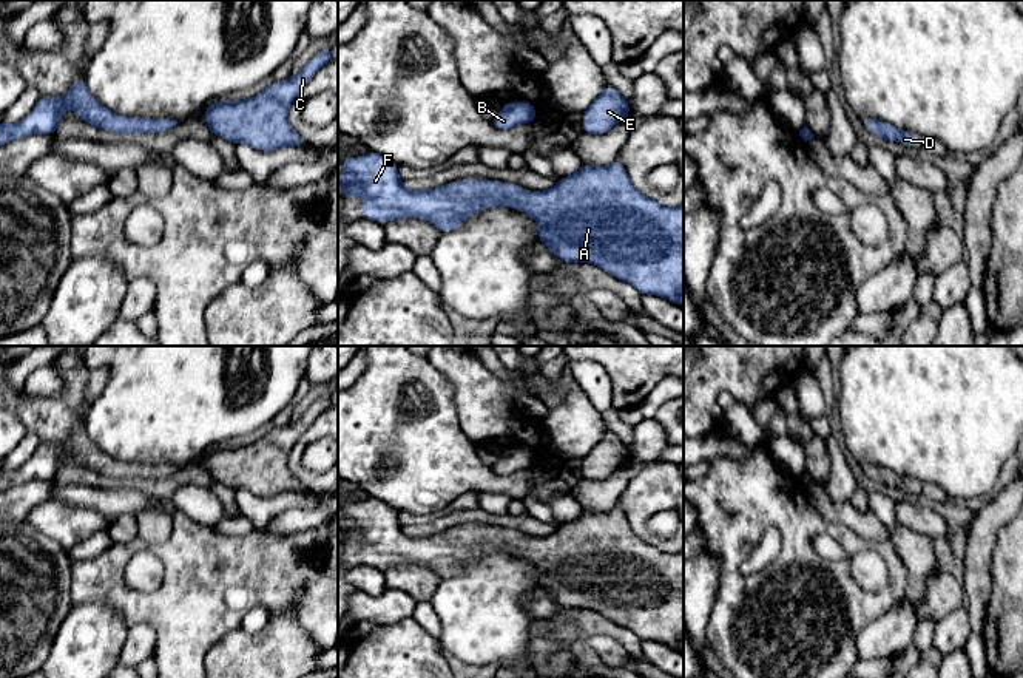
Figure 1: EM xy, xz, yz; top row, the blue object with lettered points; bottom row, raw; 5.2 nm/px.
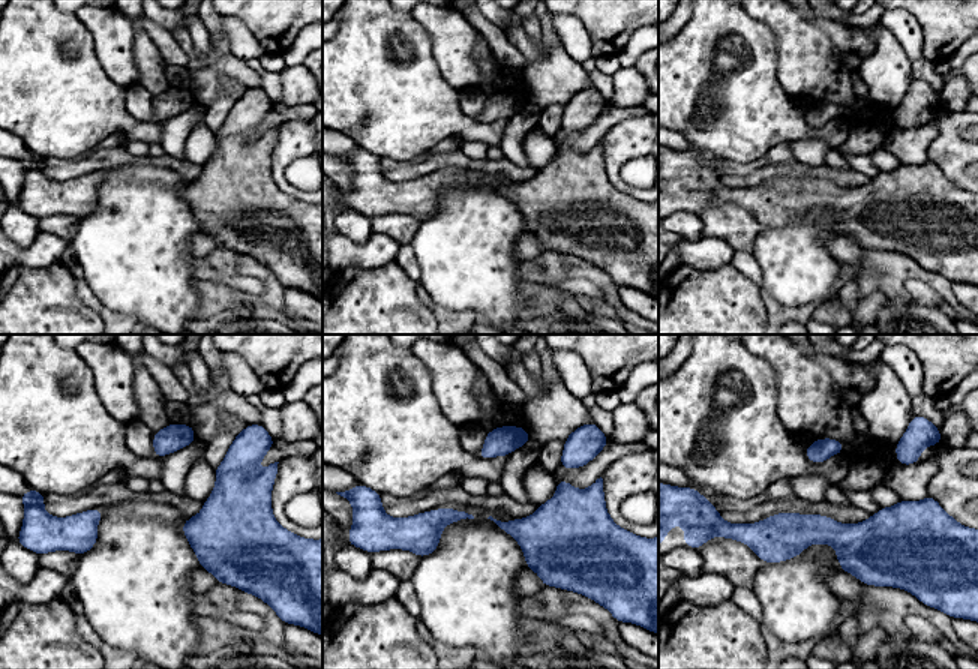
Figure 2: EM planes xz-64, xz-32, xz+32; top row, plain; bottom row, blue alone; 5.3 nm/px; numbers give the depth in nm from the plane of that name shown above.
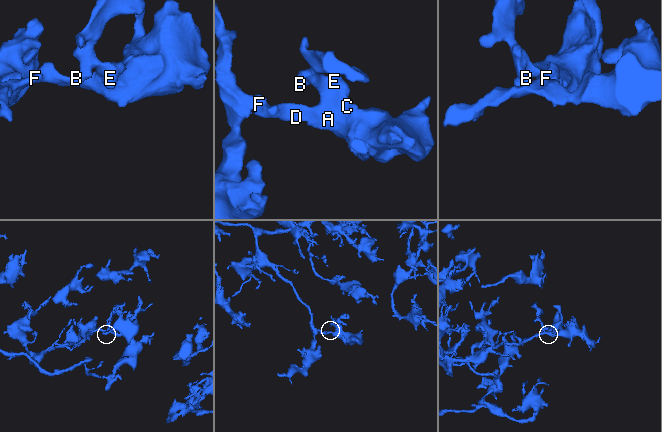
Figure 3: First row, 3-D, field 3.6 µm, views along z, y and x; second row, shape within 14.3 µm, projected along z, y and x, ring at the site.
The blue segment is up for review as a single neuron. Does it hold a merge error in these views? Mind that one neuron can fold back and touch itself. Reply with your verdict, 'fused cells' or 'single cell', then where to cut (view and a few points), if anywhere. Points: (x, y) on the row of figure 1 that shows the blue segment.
single cell; cut none

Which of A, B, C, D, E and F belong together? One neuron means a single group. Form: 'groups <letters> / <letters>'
groups A B C D E F

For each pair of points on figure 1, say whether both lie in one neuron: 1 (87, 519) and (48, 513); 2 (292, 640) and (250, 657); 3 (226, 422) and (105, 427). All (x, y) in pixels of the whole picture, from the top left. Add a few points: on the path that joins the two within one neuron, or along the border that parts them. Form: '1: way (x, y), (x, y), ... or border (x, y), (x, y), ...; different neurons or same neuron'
1: way (77, 519), (57, 519); same neuron
2: way (281, 650), (275, 657), (261, 657); same neuron
3: way (196, 422), (135, 422); same neuron

